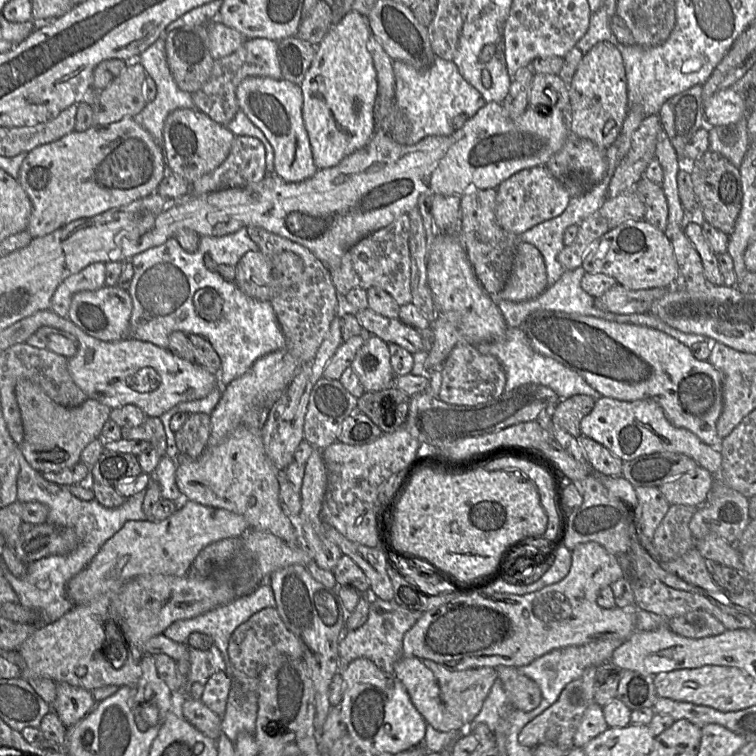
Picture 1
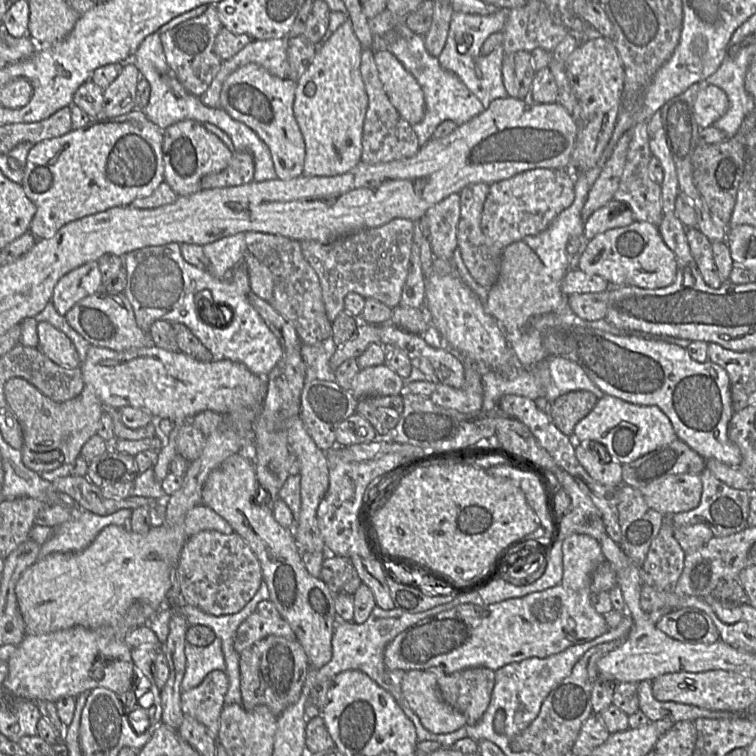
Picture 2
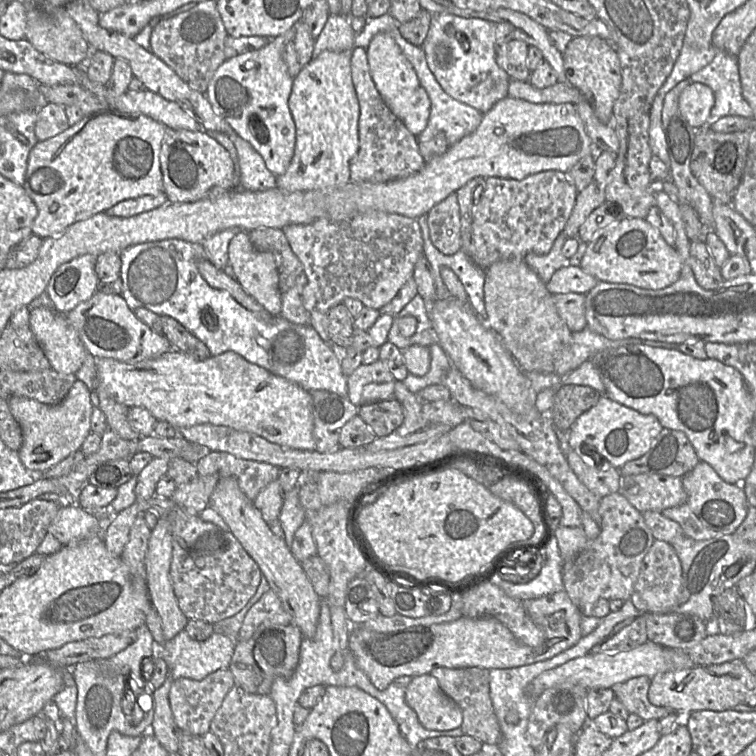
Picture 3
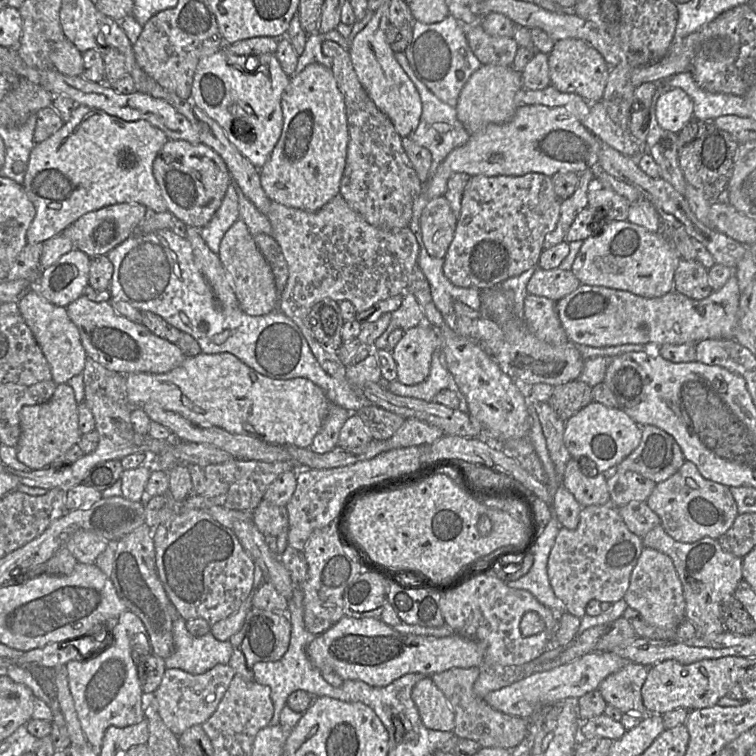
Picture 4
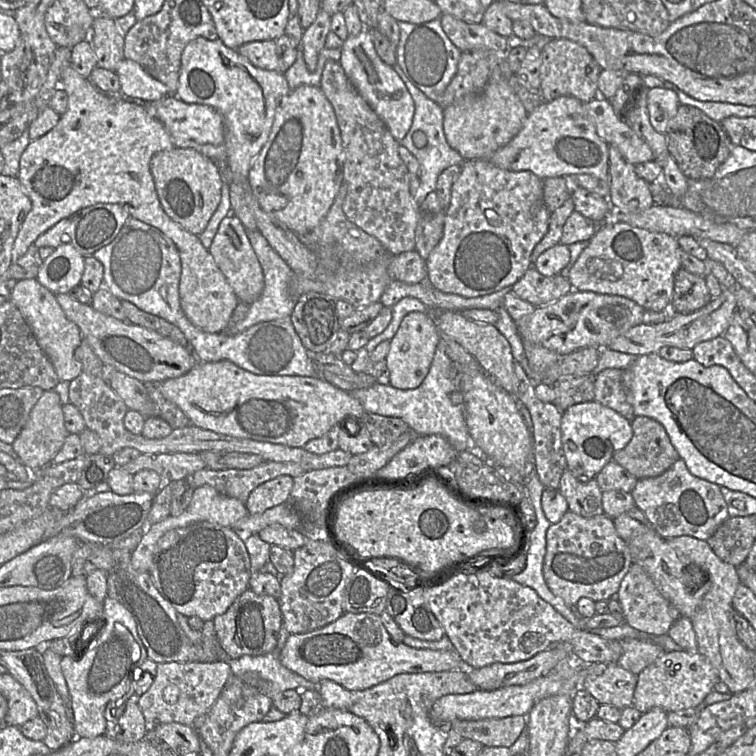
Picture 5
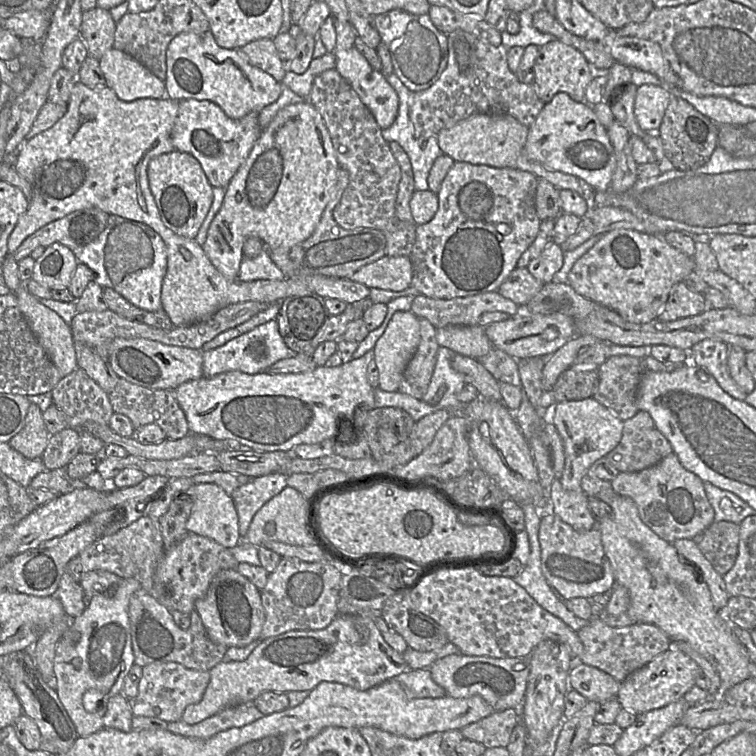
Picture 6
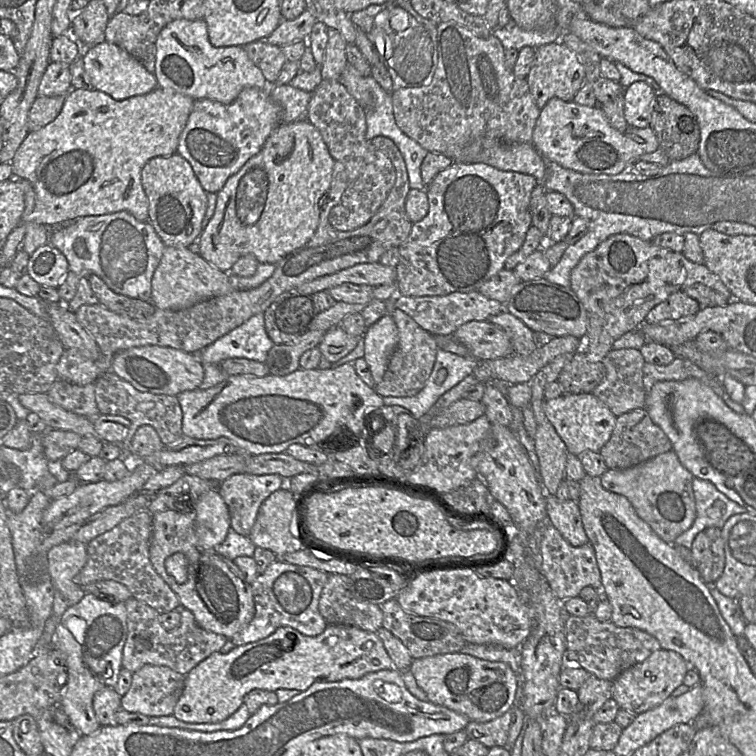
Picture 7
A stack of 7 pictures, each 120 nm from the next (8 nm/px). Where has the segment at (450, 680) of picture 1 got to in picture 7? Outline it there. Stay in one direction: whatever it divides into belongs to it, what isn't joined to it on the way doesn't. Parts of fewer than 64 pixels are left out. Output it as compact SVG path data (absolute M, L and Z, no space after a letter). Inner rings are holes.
M513 707L502 716L491 721L470 721L464 730L468 739L478 741L488 748L505 746L512 717Z

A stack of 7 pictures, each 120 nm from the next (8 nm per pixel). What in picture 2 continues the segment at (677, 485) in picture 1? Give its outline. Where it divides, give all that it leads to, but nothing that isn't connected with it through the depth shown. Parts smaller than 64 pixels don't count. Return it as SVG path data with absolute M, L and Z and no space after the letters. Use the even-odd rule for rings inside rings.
M677 474L657 480L639 489L647 505L670 516L696 508L701 500L702 481L699 474Z

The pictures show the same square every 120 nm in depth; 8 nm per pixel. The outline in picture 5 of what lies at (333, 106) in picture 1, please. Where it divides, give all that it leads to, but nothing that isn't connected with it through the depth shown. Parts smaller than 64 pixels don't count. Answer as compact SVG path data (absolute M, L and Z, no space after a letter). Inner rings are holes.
M319 86L290 90L275 112L269 138L248 172L248 183L261 208L297 236L309 234L324 218L343 183L344 152L334 109Z

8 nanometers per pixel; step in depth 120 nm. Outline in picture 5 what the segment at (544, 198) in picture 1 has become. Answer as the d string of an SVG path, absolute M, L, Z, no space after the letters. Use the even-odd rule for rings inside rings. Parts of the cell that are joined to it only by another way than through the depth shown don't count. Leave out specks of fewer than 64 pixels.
M465 160L461 165L461 172L452 185L451 201L445 209L445 221L443 236L436 247L431 251L425 260L427 277L434 288L449 294L456 294L465 298L489 295L502 289L512 287L533 265L531 254L535 246L546 235L549 226L551 213L548 211L543 198L543 180L529 171L509 171L501 169L489 160Z

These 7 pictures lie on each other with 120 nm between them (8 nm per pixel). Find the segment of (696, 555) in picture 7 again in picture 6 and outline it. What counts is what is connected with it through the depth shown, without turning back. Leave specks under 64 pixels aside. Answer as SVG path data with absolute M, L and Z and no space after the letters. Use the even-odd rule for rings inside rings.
M713 522L699 537L698 547L715 571L724 576L738 554L740 526L734 522Z

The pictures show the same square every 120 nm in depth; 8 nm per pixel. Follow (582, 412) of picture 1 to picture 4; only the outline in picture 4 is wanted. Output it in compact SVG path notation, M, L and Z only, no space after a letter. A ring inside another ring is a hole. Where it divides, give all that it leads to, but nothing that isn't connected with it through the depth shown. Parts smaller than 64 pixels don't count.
M574 380L555 386L548 403L555 413L566 422L592 401L592 387L580 380Z

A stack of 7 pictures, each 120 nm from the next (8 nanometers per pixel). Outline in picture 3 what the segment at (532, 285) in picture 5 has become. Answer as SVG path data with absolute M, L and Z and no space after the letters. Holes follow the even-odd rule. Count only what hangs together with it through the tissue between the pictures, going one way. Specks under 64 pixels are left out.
M565 266L557 270L546 283L547 290L552 295L587 294L599 281L586 274L579 266Z

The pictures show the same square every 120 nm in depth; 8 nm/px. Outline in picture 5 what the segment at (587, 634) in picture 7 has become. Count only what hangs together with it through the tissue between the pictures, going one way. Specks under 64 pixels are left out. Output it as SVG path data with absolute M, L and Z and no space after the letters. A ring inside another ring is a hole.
M623 639L621 644L622 654L617 664L636 675L666 653L659 645L639 639Z

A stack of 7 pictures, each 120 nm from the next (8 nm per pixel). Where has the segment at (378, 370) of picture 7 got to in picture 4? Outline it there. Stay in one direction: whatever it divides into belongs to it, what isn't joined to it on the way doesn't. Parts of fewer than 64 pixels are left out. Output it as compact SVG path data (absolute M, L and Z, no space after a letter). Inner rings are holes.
M415 326L391 352L397 367L397 380L404 385L423 382L429 375L433 352L441 348L441 335L430 326Z

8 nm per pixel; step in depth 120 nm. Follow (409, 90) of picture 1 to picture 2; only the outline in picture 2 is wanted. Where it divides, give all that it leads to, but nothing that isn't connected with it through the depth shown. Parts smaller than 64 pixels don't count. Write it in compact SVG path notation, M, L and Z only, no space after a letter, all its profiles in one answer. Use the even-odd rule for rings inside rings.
M400 21L395 27L394 32L386 36L374 36L372 48L374 52L379 50L388 50L395 55L395 57L403 64L407 71L409 71L420 85L425 99L425 114L423 119L413 125L413 129L417 134L420 146L427 143L432 138L435 129L444 121L452 120L458 126L468 122L475 116L481 114L485 108L482 102L467 88L462 80L453 72L445 70L439 63L438 58L432 56L426 48L424 37L413 33L405 24Z

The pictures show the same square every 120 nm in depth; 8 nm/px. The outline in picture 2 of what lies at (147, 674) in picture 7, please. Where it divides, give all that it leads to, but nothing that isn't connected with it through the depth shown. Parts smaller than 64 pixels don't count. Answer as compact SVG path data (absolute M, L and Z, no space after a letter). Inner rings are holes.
M214 670L198 686L181 693L183 715L203 724L216 740L228 686L226 672Z

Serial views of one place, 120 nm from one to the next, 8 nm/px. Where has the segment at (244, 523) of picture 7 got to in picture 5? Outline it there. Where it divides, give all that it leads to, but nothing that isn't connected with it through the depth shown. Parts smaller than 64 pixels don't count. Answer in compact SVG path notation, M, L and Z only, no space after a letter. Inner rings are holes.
M278 476L256 487L244 504L248 514L262 514L267 509L285 503L289 500L293 487L293 477Z

